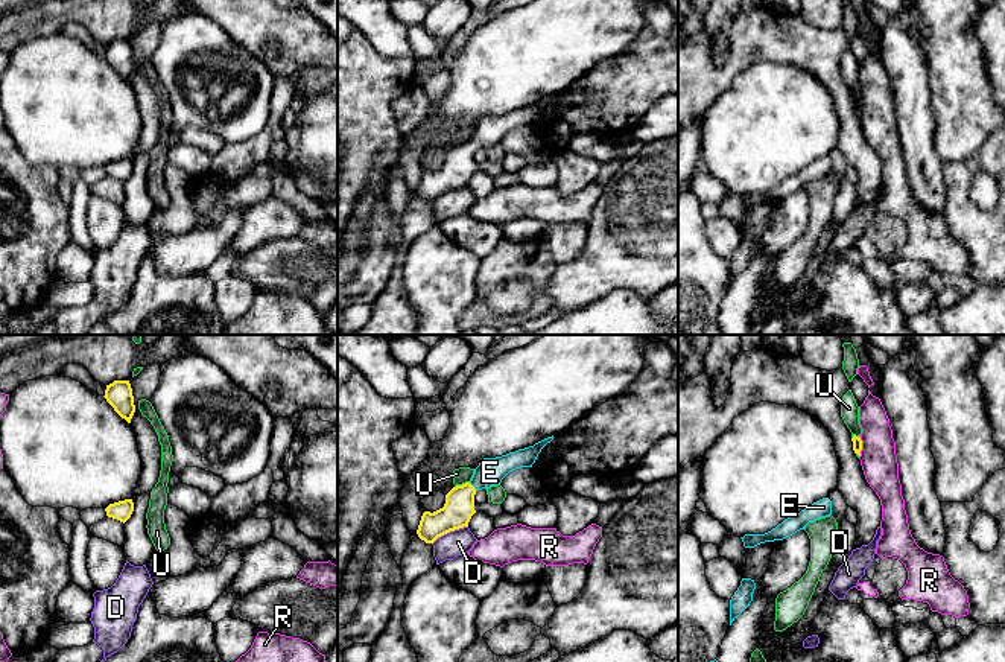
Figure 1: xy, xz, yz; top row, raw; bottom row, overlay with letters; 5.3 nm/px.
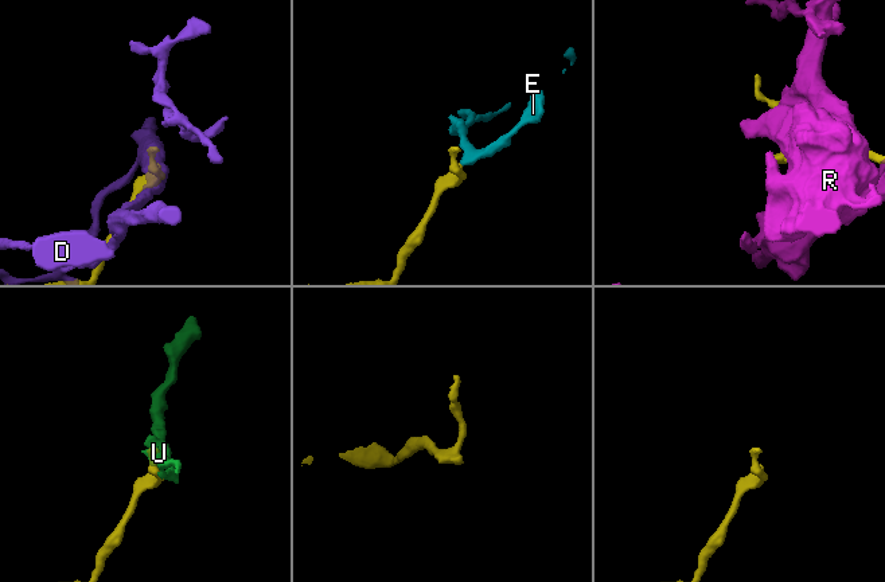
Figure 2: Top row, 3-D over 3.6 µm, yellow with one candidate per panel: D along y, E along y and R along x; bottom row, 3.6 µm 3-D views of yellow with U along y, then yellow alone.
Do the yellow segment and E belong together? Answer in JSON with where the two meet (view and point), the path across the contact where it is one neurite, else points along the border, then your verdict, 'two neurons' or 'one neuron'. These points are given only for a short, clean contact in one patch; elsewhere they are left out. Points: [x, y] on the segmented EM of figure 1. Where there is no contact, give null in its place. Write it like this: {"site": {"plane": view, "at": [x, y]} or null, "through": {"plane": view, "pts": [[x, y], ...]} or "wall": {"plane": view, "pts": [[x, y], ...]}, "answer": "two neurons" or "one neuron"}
{"site": {"plane": "xz", "at": [473, 487]}, "through": {"plane": "xz", "pts": [[459, 502], [473, 487], [490, 472]]}, "answer": "one neuron"}

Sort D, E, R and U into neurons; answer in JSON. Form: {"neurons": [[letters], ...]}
{"neurons": [["D"], ["E"], ["R"], ["U"]]}

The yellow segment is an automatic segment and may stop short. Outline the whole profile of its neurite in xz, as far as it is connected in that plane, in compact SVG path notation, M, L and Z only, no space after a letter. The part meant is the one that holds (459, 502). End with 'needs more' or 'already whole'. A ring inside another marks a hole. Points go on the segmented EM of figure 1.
M547 437L534 446L518 449L496 458L483 458L474 469L470 482L453 487L445 495L442 508L430 513L424 511L417 530L417 534L426 543L433 543L438 537L468 527L474 510L474 495L477 490L497 485L512 470L520 467L532 467L541 449L553 440Z | needs more

